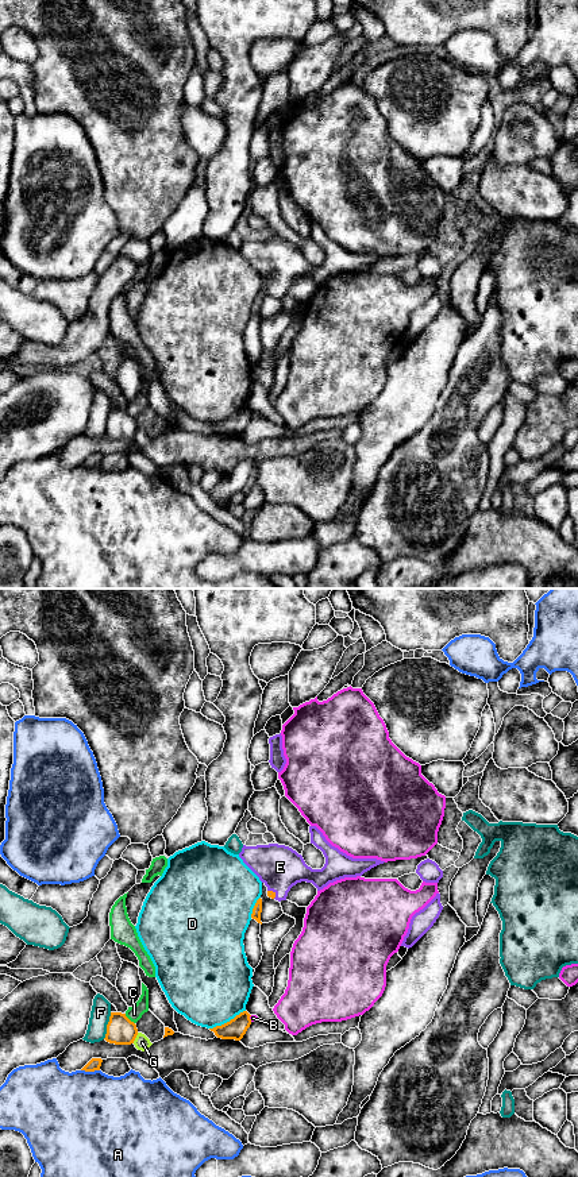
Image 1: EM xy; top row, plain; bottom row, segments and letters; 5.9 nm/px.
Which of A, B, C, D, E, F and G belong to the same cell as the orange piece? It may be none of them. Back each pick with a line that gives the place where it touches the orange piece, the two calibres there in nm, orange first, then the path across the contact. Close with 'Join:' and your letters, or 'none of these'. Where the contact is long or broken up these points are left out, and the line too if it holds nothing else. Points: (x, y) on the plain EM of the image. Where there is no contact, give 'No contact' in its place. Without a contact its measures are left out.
E: Touches orange at xy (273, 288). Thickness 50 nm (orange) against 260 nm. Path across: xy (270, 289), (273, 288), (278, 281), (280, 262)
Join: E

